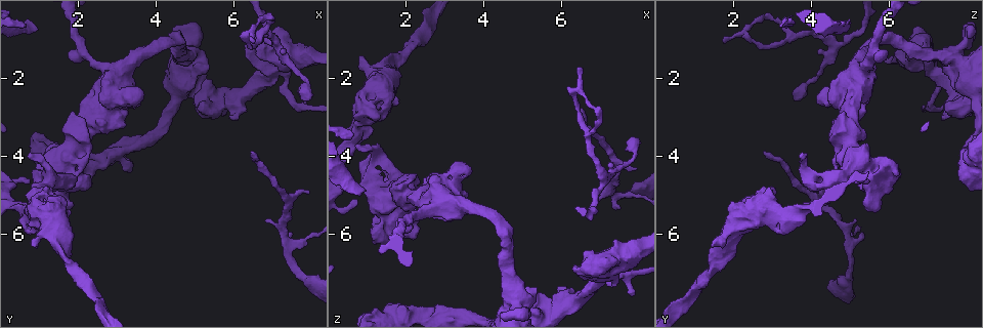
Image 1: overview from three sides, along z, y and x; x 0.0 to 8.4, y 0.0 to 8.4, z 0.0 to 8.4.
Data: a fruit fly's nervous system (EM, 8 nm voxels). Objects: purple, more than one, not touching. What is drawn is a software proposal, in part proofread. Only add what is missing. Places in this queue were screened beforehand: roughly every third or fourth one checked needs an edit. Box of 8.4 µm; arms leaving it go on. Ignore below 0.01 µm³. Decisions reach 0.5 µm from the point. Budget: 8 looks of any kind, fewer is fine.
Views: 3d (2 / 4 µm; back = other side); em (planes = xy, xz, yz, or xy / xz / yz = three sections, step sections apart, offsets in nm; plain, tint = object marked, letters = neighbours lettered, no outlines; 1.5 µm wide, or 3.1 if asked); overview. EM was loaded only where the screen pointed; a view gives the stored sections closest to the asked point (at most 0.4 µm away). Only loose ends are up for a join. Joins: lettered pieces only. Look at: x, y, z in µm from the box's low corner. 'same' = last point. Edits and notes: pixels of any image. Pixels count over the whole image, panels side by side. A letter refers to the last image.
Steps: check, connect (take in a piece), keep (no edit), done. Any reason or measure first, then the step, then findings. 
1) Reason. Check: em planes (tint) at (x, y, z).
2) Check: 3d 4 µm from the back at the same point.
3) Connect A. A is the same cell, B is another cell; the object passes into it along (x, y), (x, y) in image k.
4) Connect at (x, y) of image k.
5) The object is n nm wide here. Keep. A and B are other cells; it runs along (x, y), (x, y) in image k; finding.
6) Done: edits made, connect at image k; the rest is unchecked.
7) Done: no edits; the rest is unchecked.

An open end. Check: 3d 2 µm at (0.90, 6.35, 1.40).

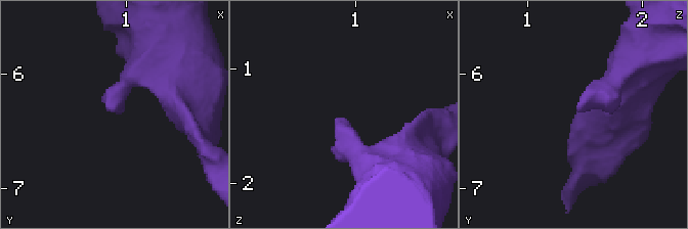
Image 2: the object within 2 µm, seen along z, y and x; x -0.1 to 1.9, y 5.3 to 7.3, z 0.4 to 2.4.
Check: em planes (plain) at (0.90, 6.30, 1.42).

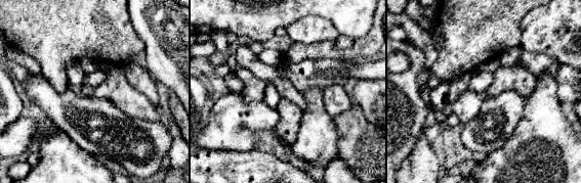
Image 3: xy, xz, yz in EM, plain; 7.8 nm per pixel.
Check: em planes (letters) at the same point.

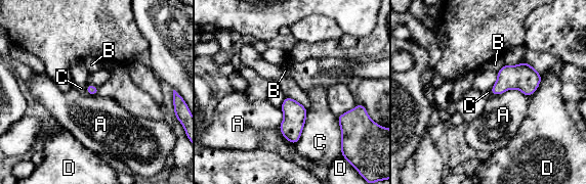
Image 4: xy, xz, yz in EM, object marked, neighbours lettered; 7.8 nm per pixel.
Keep. A, B, C and D are other cells; a border runs along (307, 109), (300, 138), (294, 144) in image 4; no lettered piece goes on from it.

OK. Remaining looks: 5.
An open end. Check: em planes (letters) at (0.80, 0.55, 5.00).

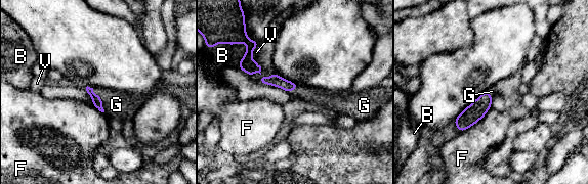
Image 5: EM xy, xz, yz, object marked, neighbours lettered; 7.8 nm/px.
Connect G. G is the same cell, B, F and V are other cells; the object passes into it along (96, 100), (100, 97), (116, 104) in image 5; it goes on there.

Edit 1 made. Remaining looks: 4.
Free end. Check: 3d 2 µm at (6.45, 3.90, 2.75).

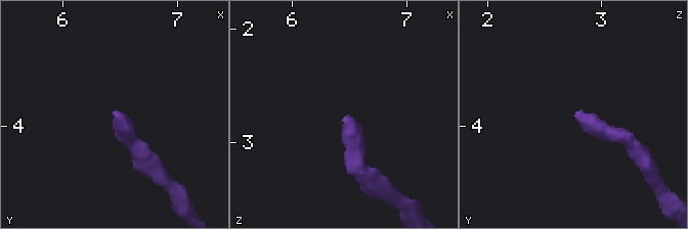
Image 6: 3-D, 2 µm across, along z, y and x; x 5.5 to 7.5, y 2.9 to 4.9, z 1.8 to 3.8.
Shape alone is not enough. Check: em xy step 8 (plain) at (6.44, 3.84, 2.80).

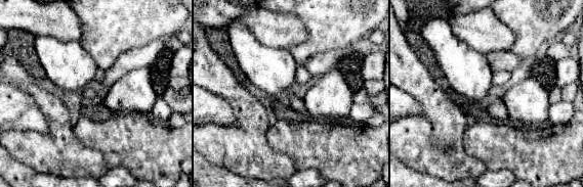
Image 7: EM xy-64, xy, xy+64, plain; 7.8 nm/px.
What lies round it. Check: em xy step 8 (letters) at the same point.

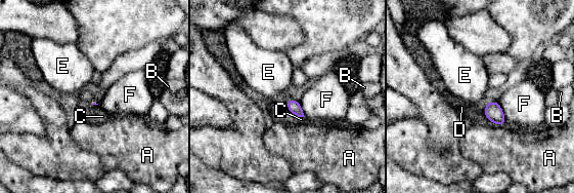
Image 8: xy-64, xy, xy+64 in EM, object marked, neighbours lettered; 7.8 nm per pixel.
Keep. A, B, C, D, E and F are other cells; a border runs along (496, 102), (506, 121) in image 8; none of them fits.

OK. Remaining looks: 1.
Done: edits made, connect at image 5; the rest is unchecked.

